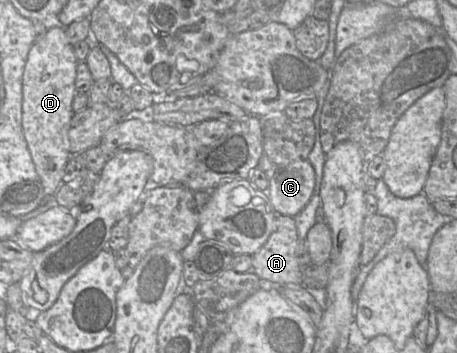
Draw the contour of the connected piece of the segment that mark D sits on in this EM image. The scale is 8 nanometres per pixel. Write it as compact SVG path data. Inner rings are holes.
M50 22L44 37L35 41L31 46L23 72L22 129L36 172L46 195L54 195L63 182L62 178L65 167L71 158L68 131L74 115L72 102L76 94L75 78L77 63L73 46L66 37L65 27Z

